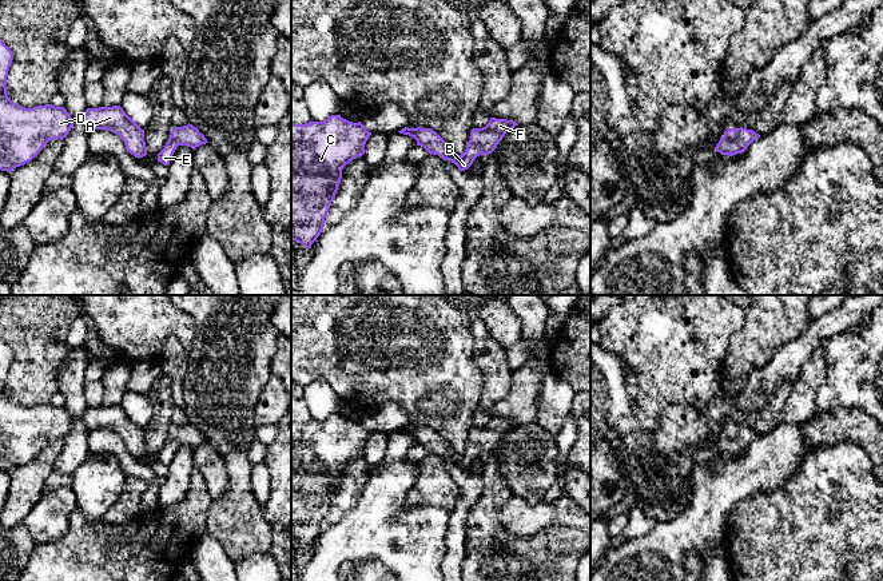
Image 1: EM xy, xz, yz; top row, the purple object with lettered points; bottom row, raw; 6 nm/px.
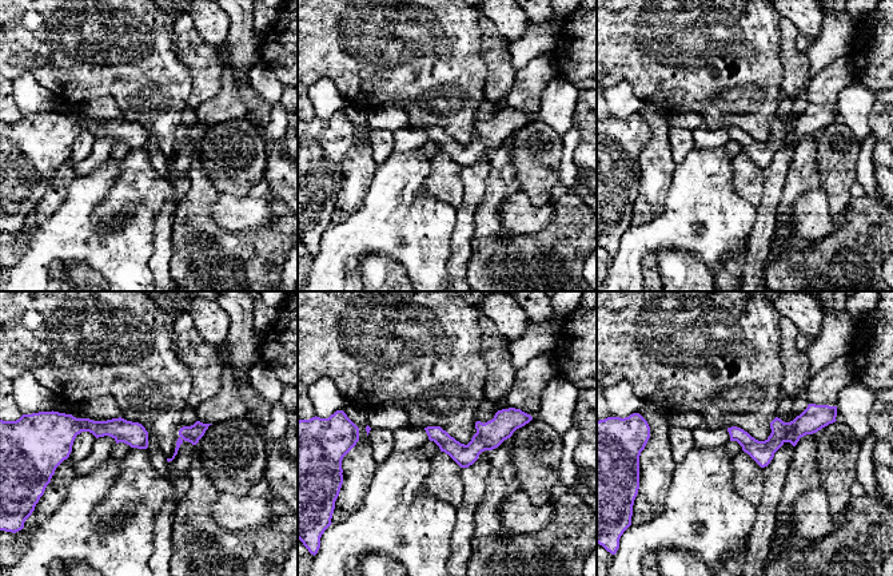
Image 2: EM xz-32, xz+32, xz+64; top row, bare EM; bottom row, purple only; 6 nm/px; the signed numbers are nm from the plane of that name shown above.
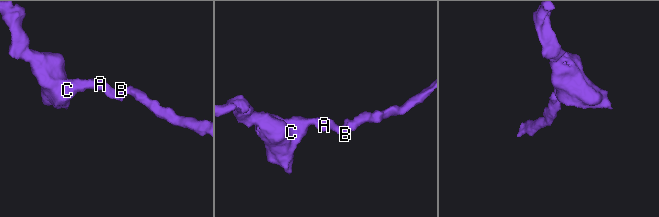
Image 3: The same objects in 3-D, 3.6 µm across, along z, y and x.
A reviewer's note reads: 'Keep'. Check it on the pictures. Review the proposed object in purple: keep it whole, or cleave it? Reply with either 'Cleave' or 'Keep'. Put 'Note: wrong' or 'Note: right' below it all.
Keep
Note: right

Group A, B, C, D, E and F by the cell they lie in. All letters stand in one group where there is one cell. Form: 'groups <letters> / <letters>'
groups A B C D E F

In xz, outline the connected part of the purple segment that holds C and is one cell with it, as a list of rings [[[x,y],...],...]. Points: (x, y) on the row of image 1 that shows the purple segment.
[[[331,115],[323,122],[291,124],[291,240],[310,248],[321,235],[342,170],[365,154],[370,135],[361,122],[353,123],[341,115]]]

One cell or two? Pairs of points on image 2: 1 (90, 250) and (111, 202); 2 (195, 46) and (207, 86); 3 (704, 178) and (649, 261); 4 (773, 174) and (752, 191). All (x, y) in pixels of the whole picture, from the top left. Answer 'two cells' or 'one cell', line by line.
1: two cells
2: one cell
3: two cells
4: two cells

